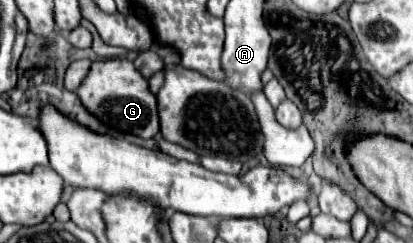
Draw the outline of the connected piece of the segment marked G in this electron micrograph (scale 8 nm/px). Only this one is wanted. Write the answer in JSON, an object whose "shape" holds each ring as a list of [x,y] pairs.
{"shape":[[[126,57],[94,61],[88,75],[76,89],[76,95],[84,109],[88,109],[88,113],[92,113],[98,121],[108,127],[114,127],[120,133],[130,133],[142,139],[152,139],[160,133],[156,97],[148,91],[148,81]]]}

